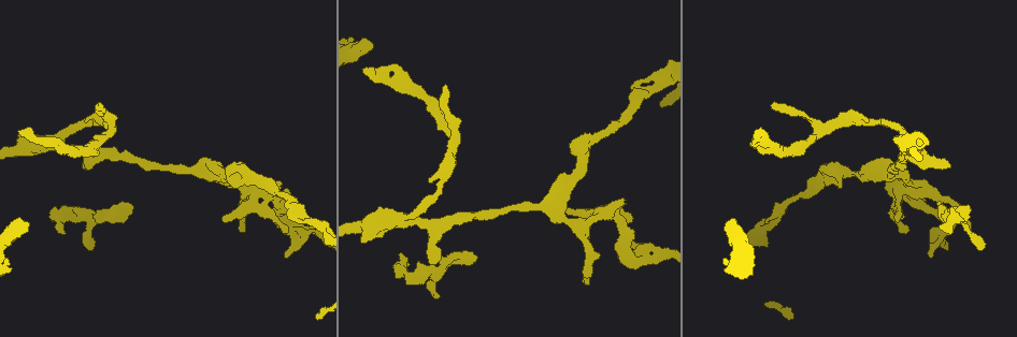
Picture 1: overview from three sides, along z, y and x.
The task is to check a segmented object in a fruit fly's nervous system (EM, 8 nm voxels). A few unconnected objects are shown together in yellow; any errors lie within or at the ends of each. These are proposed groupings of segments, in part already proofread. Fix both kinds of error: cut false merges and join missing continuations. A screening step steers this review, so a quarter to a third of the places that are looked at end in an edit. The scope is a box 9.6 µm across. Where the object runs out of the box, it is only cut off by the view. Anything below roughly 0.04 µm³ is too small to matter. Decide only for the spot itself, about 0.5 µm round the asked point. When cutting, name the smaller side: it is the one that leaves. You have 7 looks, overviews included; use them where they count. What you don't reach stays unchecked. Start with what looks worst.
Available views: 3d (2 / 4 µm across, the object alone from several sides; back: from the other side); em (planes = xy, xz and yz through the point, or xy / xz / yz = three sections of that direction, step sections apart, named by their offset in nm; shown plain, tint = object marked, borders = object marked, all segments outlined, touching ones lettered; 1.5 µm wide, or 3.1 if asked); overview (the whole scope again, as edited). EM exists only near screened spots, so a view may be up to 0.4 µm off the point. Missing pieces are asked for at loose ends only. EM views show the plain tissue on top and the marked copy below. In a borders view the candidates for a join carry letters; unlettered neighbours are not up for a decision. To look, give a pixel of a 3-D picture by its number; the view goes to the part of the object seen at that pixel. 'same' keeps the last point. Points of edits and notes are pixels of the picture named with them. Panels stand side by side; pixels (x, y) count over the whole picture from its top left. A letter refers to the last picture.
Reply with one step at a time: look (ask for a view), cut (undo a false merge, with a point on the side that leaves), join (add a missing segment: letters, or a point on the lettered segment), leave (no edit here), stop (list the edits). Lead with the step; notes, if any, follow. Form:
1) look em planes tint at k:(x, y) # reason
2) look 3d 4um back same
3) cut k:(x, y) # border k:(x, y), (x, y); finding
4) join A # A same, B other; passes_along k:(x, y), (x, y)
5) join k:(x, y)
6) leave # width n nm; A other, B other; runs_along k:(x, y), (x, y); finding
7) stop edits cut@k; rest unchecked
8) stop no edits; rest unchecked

look 3d 2um at 1:(979, 248) # branch stops here

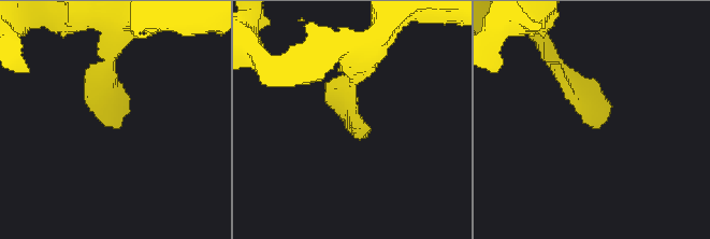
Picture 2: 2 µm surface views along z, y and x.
look em xz step 4 borders at 2:(594, 128) # need the tissue

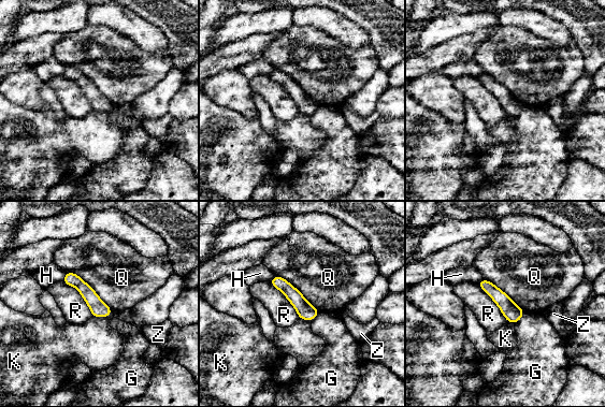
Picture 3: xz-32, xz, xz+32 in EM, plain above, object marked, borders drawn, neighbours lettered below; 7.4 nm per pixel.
leave # G other, H other, K other, Q other, R other, Z other; border 3:(66, 272), (61, 280); no lettered segment goes on from it

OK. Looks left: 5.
look 3d 4um back at 1:(431, 263) # an open end

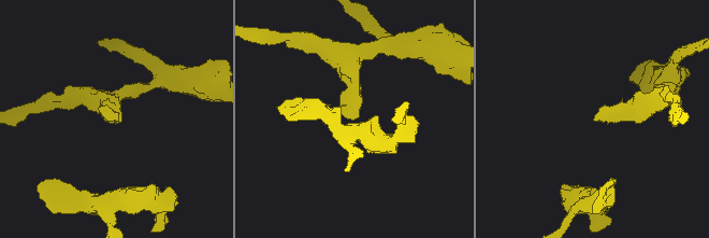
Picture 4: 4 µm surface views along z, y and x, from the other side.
look em xz step 4 borders at 4:(352, 116) # shape alone is not enough

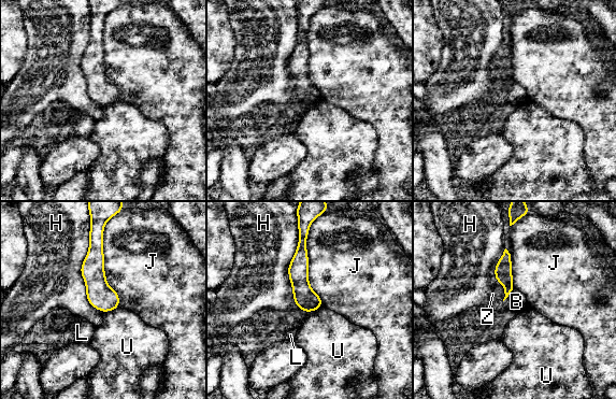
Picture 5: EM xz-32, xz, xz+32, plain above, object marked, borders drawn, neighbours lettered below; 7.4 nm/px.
look em planes borders same

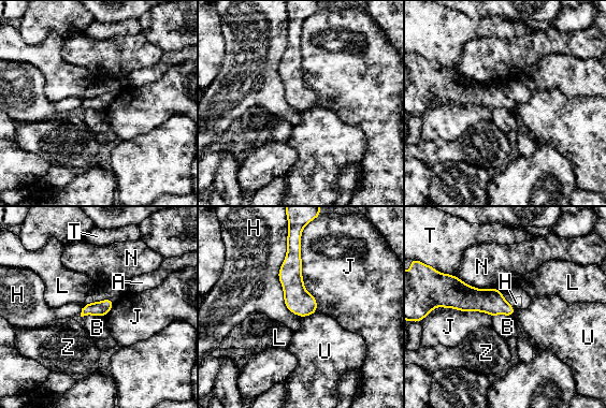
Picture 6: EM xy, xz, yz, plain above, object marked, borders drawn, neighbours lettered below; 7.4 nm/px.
leave # A other, B other, H other, J other, L other, N other, T other, U other, Z other; runs_along 6:(296, 245), (293, 290), (303, 314); none of them fits

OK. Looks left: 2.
look 3d 2um at 1:(586, 281) # tapers out

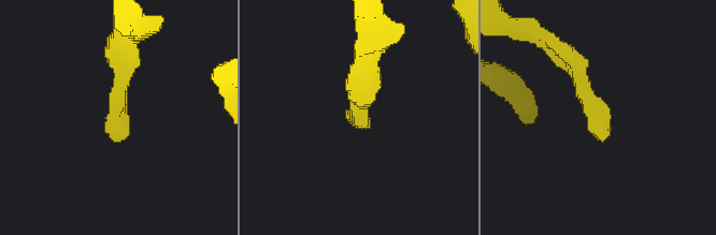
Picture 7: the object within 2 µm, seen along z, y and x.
look em planes borders at 7:(112, 137) # now the EM

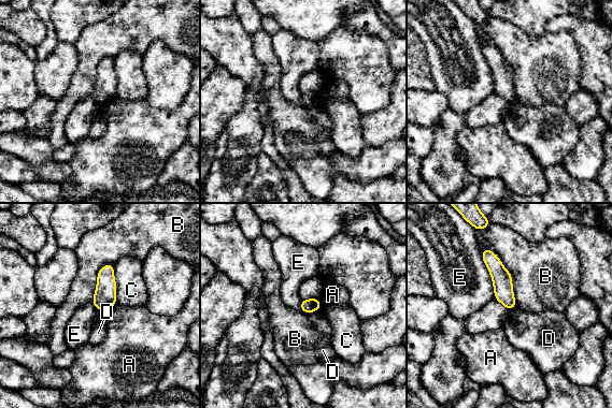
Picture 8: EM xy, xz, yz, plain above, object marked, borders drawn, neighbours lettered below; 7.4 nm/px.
leave # A other, B other, C other, D other, E other; runs_along 8:(485, 251), (501, 277), (510, 306); none of them fits

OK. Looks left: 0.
stop no edits; rest unchecked

